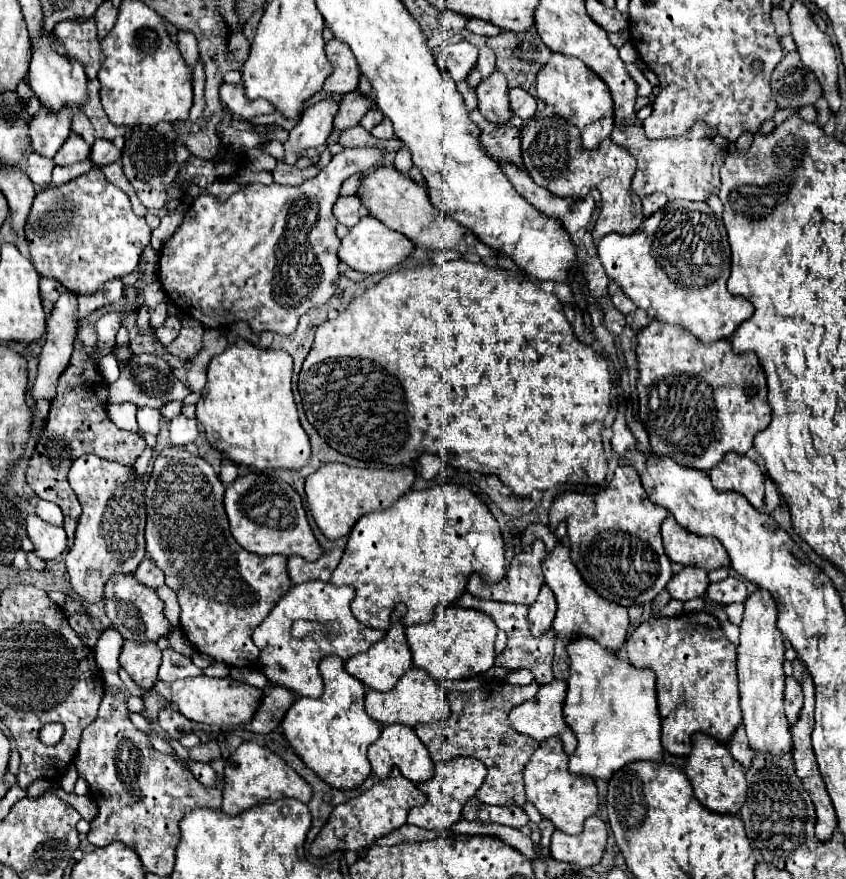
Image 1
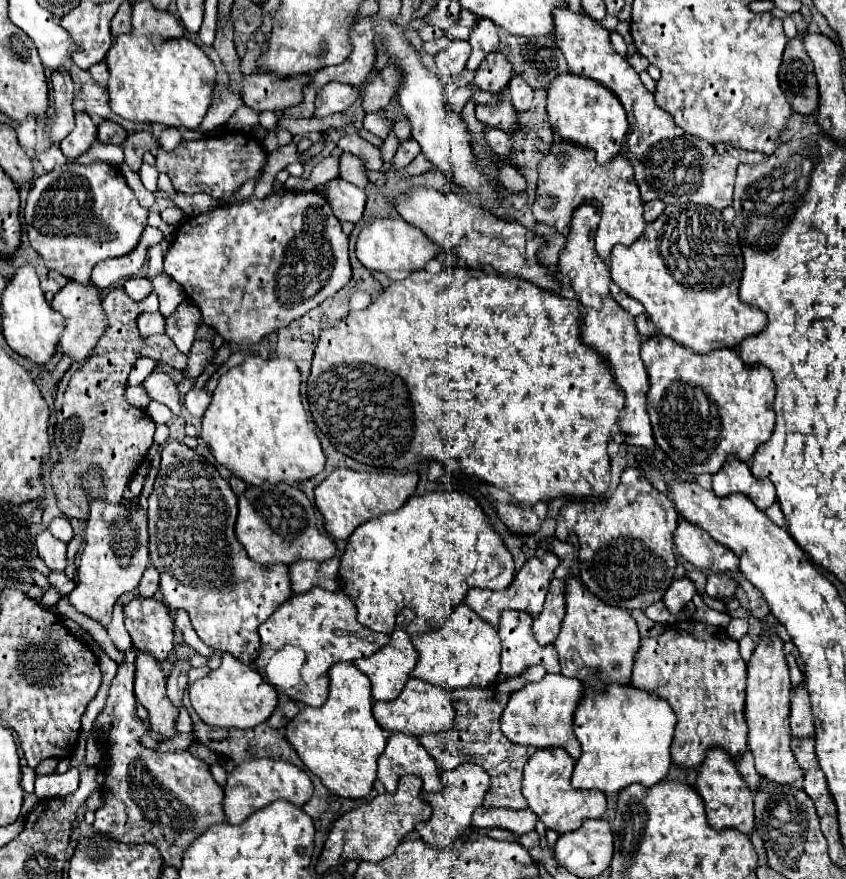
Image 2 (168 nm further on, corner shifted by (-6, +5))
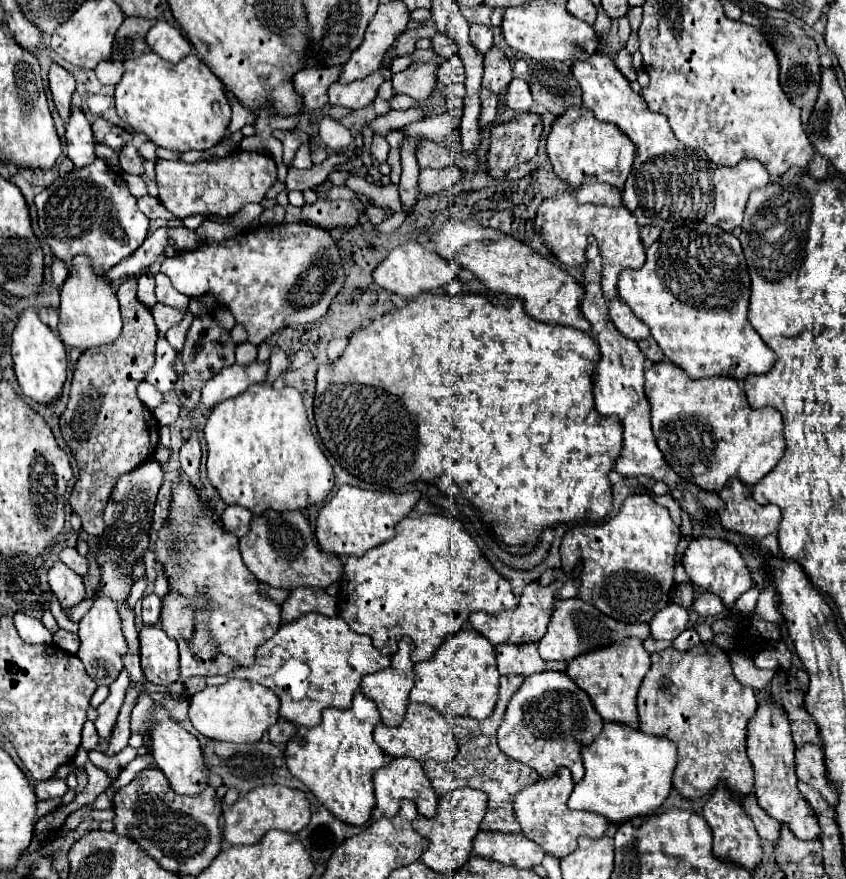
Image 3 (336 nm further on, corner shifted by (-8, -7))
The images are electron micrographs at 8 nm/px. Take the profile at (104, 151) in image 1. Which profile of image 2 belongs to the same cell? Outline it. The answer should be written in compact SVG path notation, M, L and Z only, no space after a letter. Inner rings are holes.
M102 120L98 124L98 140L108 142L108 144L122 144L126 140L126 130L122 126L118 126L116 122Z

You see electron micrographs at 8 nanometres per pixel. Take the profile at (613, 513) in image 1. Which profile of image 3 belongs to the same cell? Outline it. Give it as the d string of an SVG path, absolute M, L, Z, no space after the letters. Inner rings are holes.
M630 494L624 502L620 512L602 522L602 524L580 524L570 528L560 544L562 554L562 570L574 570L576 562L582 560L582 570L578 574L580 590L578 596L592 606L600 608L606 616L612 616L620 622L650 622L656 612L660 612L672 596L674 588L674 552L680 540L680 530L672 522L668 508L654 502L648 494Z

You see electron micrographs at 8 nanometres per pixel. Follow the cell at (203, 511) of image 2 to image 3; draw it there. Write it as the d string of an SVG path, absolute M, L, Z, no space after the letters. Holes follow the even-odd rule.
M182 474L172 480L170 512L158 532L154 554L168 578L170 590L180 592L188 600L200 594L206 596L200 610L206 616L204 626L216 650L236 660L240 668L252 666L256 648L280 628L280 604L260 592L260 582L242 562L238 538L224 528L210 500L206 500Z

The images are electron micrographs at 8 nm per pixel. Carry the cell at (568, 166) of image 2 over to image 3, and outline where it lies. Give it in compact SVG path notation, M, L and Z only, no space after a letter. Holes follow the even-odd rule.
M588 176L580 188L568 188L556 196L548 196L536 212L536 230L542 234L548 250L568 266L584 264L586 238L594 236L602 252L602 290L606 300L616 296L616 280L624 268L642 268L646 248L640 240L640 226L628 208L622 204L622 190L612 184L602 184L596 176Z

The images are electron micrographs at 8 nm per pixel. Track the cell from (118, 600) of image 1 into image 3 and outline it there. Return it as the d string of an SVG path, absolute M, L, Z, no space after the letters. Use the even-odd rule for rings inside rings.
M158 624L140 630L142 670L148 682L170 686L178 680L178 646Z

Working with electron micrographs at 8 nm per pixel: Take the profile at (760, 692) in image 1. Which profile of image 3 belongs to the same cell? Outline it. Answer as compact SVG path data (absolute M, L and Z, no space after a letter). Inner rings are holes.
M772 696L758 704L756 714L748 722L748 756L754 766L754 794L758 804L778 822L788 824L788 828L802 840L812 840L820 836L820 828L816 824L816 814L812 806L800 794L794 772L794 742L790 734L790 722L782 704L774 702Z

